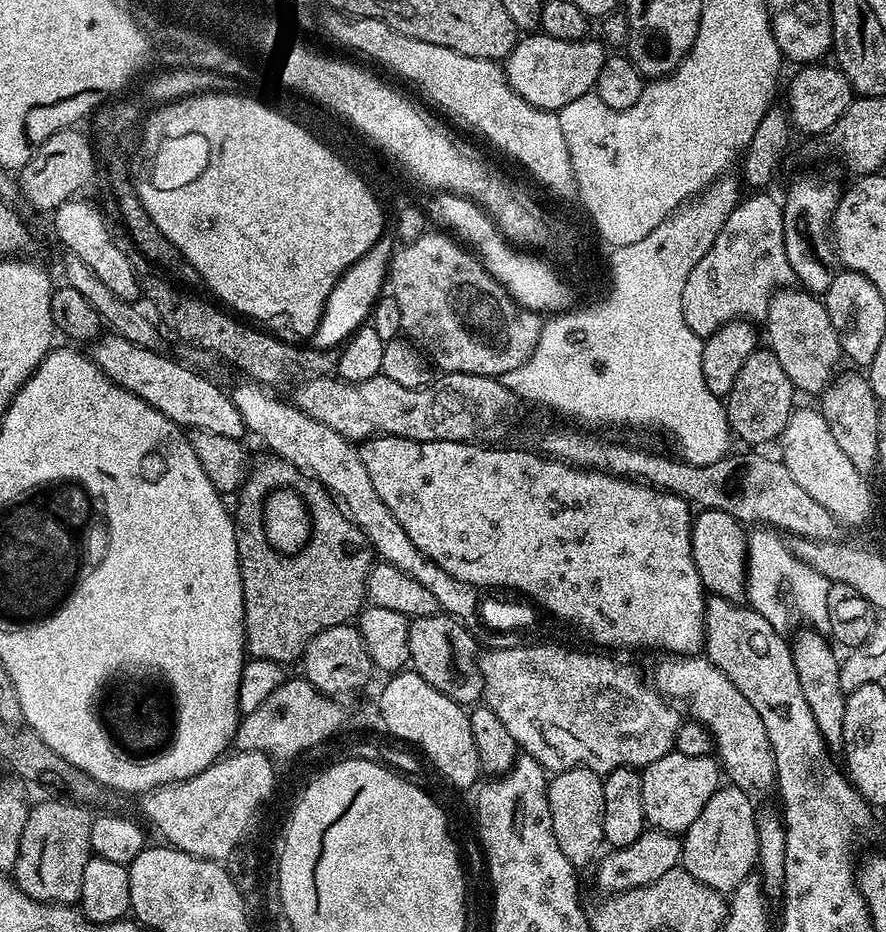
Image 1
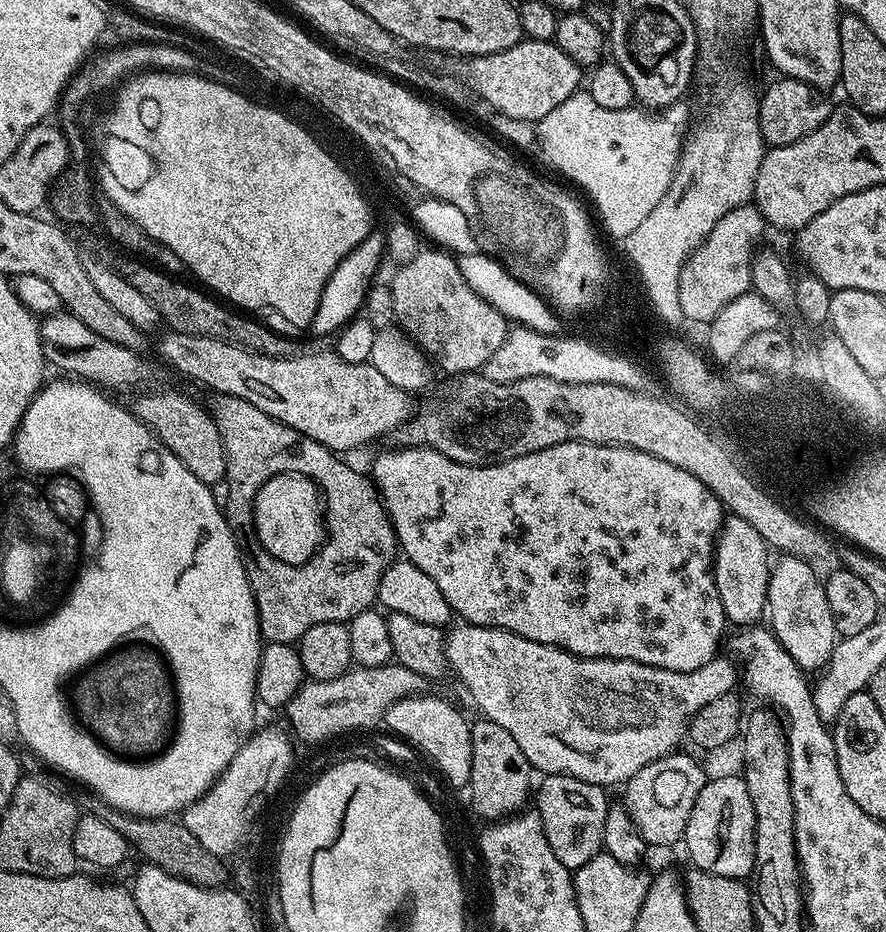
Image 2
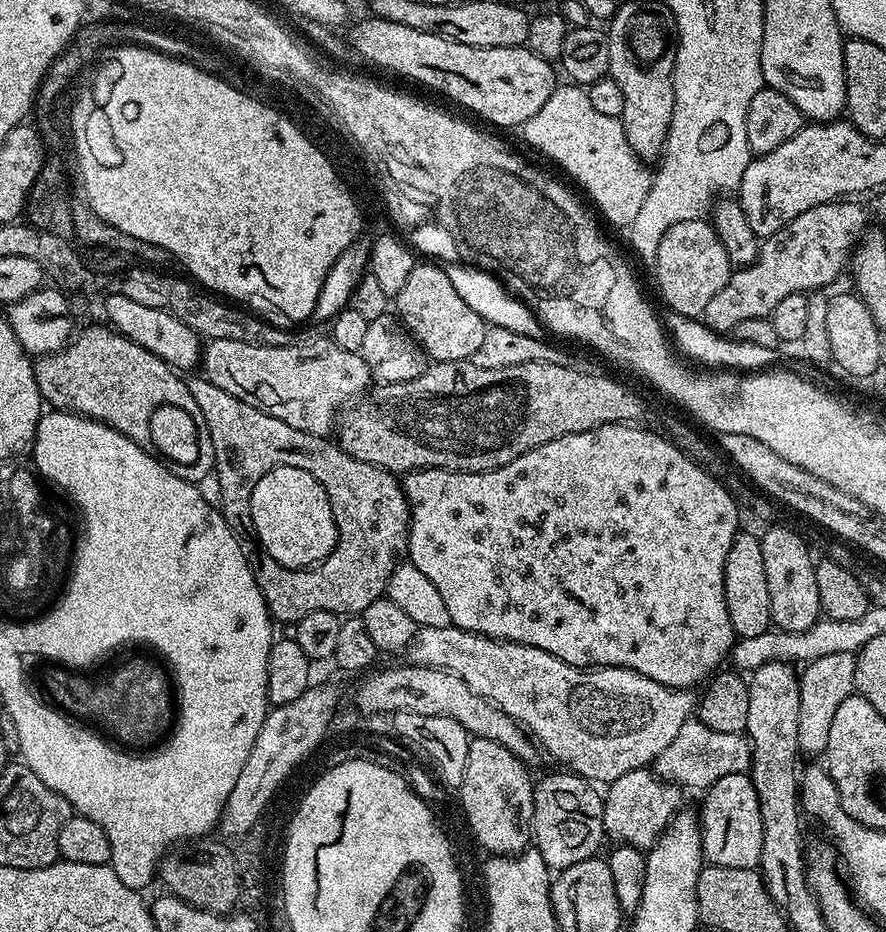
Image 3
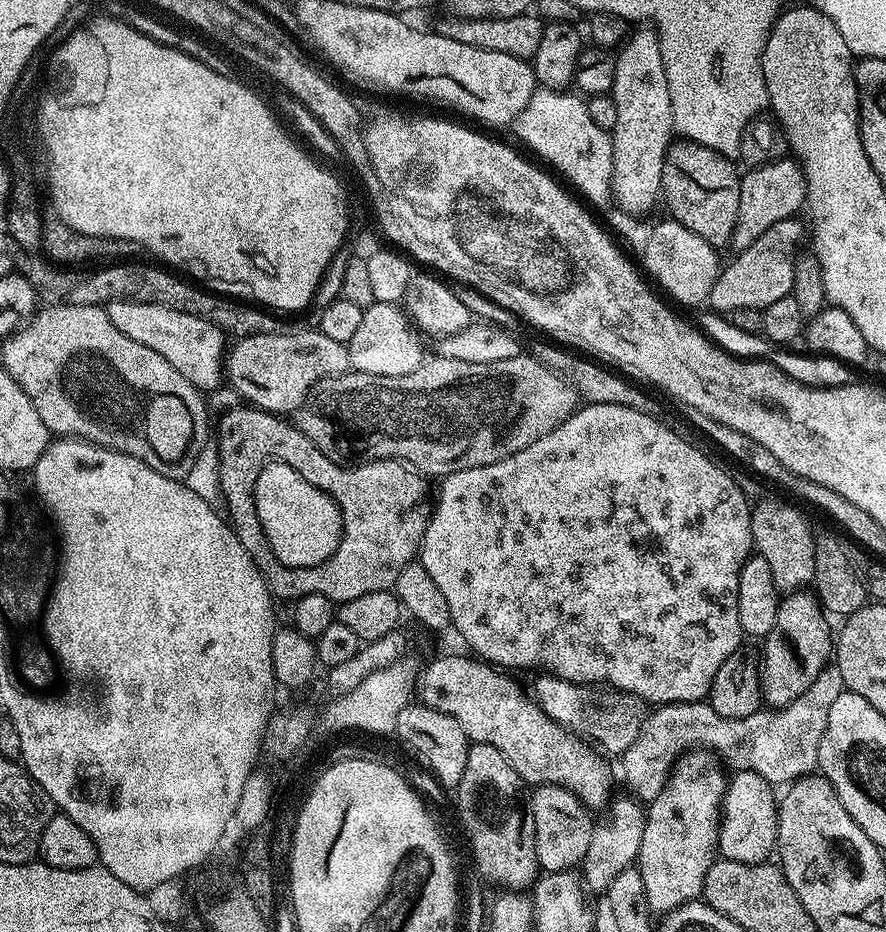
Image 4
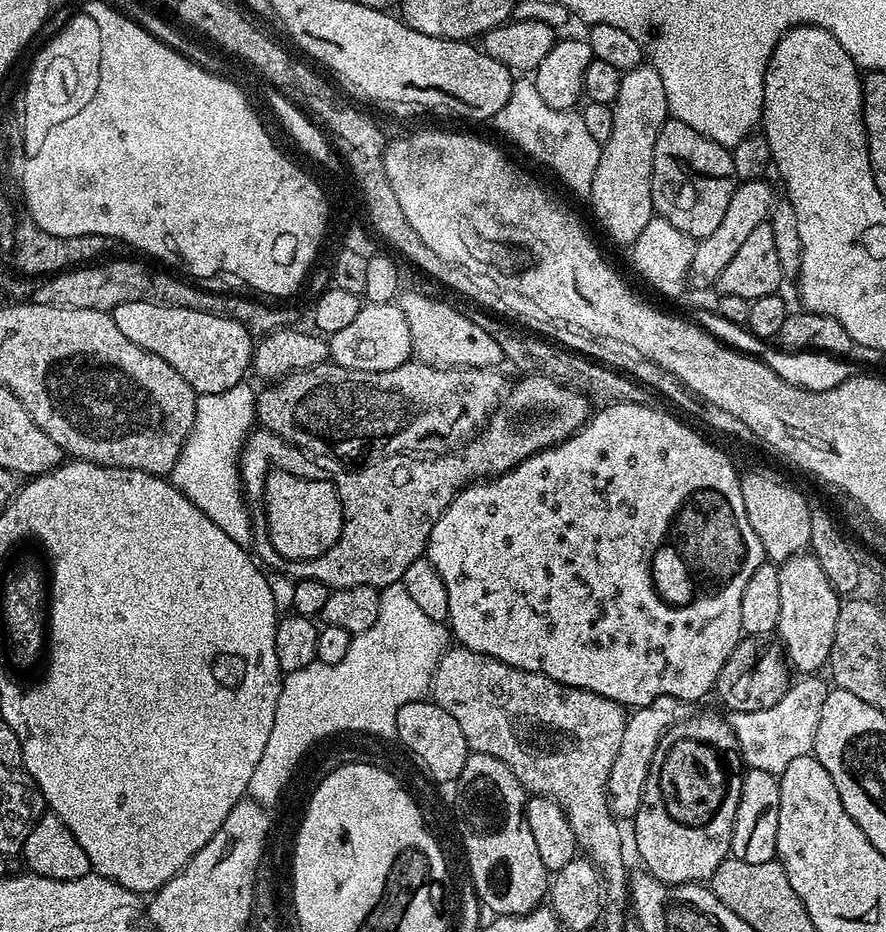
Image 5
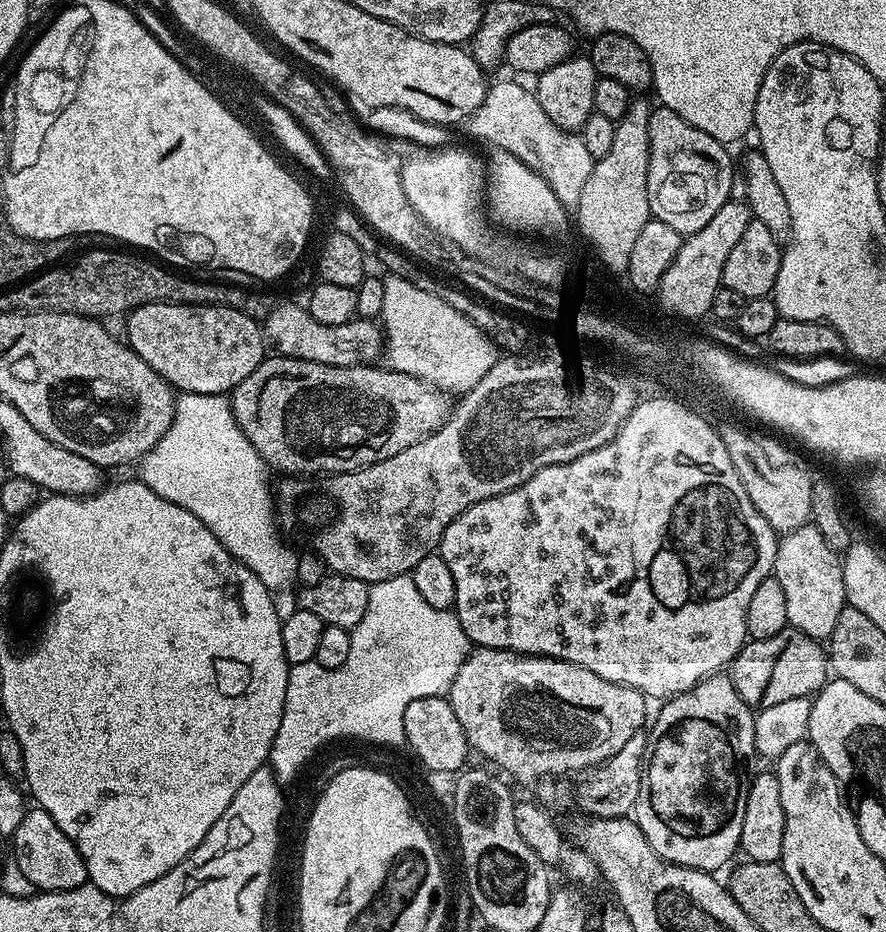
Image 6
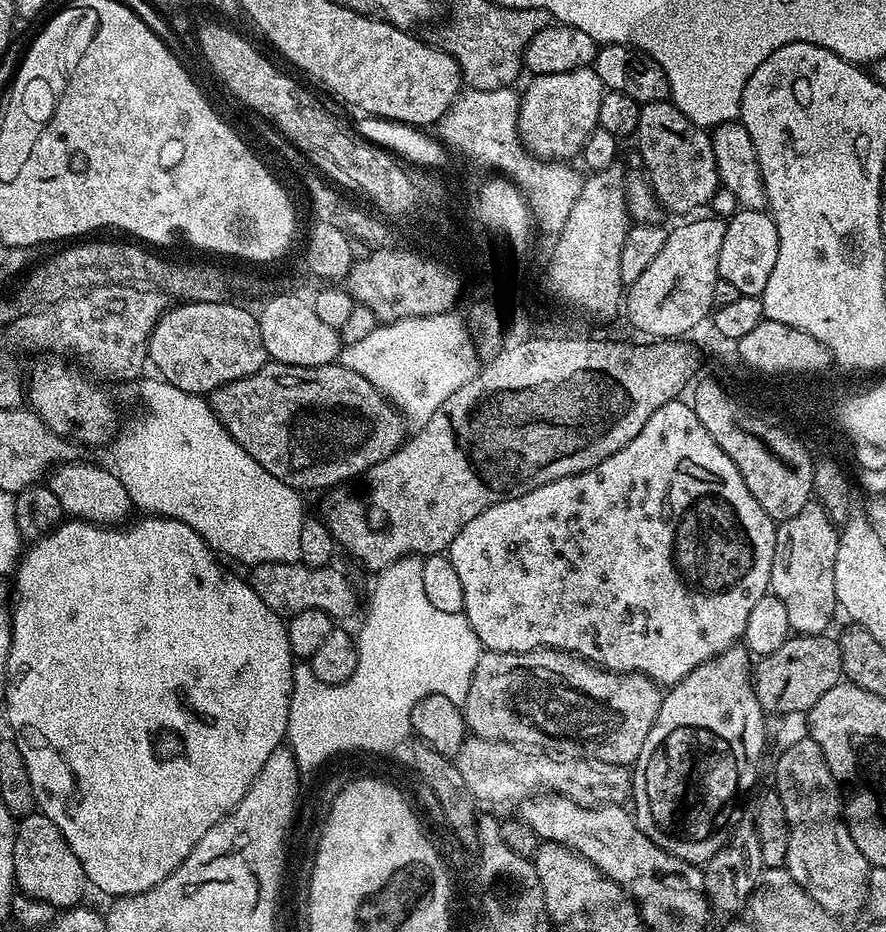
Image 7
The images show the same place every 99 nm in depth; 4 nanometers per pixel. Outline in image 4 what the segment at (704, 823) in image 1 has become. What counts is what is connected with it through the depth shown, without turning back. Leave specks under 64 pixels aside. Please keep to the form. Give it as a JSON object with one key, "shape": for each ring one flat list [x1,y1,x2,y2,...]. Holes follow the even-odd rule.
{"shape":[[736,772,727,781,720,814,720,843,718,852,723,859,747,864,762,864,776,848,778,796,773,785,753,772]]}

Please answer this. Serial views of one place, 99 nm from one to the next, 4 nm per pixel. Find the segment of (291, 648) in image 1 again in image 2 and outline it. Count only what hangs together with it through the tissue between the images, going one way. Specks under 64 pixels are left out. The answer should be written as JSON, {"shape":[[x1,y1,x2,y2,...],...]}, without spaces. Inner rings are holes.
{"shape":[[216,394,211,399,210,415,218,426,218,434,222,438,226,454,223,483,227,484,230,490,230,498,222,505,224,517,230,526,230,534,234,534,234,542,244,563,250,590,254,594,261,637,269,644,295,645,302,638,302,634,310,630,310,626,322,622,343,624,358,614,369,611,377,603,380,576,398,556,396,532,375,484,365,473,363,476,362,473,355,472,350,465,343,464,340,461,343,459,337,453,314,442,314,438,278,422,270,414,258,410,258,406,250,406,250,402,233,396],[288,473,307,476,326,497,326,539,313,556,300,565,279,561,261,548,253,524,253,500,256,492,272,476]]}

